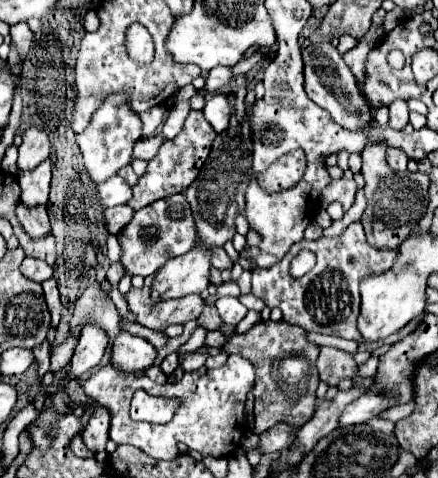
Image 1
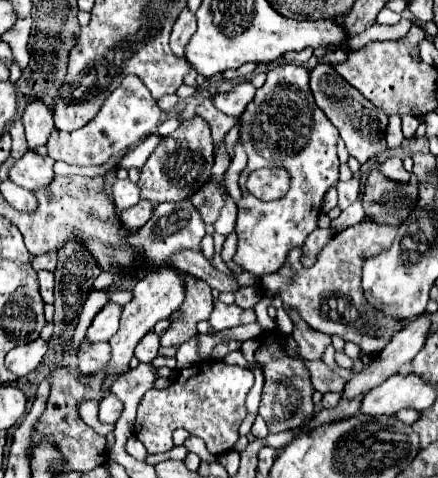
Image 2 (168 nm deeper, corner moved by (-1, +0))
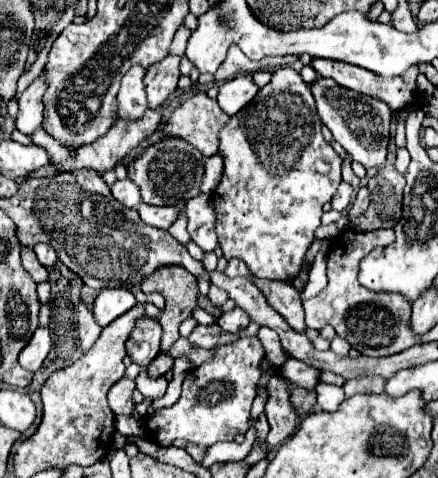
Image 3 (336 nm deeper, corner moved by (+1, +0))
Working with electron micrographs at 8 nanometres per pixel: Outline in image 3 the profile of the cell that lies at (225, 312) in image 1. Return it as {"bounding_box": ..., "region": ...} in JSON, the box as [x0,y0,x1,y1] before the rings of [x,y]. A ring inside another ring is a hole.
{"bounding_box":[217,306,251,332],"region":[[[235,306],[231,312],[225,312],[225,314],[221,314],[221,316],[217,318],[217,324],[219,324],[225,332],[243,332],[243,330],[249,326],[249,322],[251,322],[249,314],[247,314],[245,310],[237,308],[237,306]]]}

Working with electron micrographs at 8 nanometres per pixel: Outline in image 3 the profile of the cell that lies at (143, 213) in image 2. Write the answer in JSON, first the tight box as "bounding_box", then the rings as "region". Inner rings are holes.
{"bounding_box":[137,204,177,230],"region":[[[139,204],[137,206],[139,210],[139,216],[145,224],[149,226],[155,226],[155,228],[161,228],[161,230],[167,230],[175,220],[177,220],[177,208],[175,206],[149,206],[149,204]]]}

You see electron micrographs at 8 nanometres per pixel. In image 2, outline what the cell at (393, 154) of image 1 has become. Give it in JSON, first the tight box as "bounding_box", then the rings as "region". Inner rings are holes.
{"bounding_box":[379,158,413,182],"region":[[[387,158],[387,160],[379,166],[379,170],[381,170],[387,178],[397,180],[397,182],[409,182],[409,180],[413,178],[411,172],[407,172],[407,170],[403,168],[403,160],[401,160],[401,158]]]}

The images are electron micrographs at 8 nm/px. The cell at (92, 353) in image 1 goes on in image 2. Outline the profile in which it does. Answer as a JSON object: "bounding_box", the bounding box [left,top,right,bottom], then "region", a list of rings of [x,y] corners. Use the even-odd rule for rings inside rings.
{"bounding_box":[87,304,121,344],"region":[[[107,304],[91,322],[91,326],[87,328],[87,342],[89,344],[97,344],[97,342],[109,342],[111,336],[117,332],[119,328],[119,314],[121,314],[121,306],[119,304]]]}

